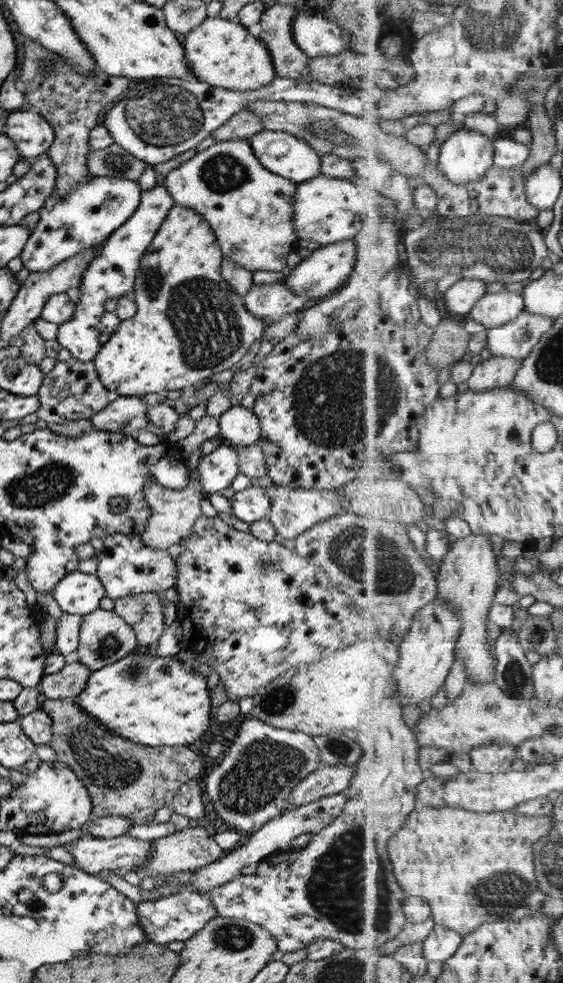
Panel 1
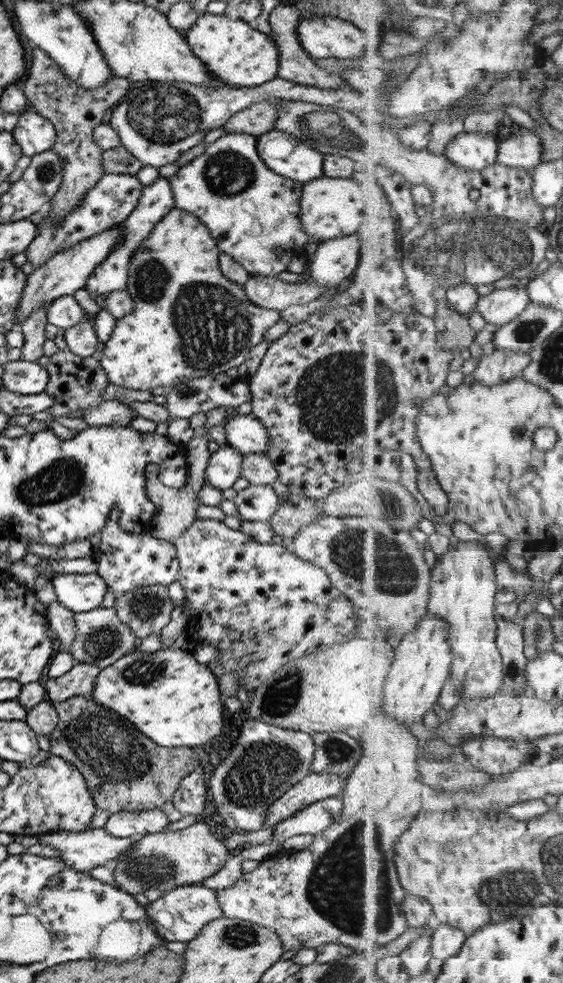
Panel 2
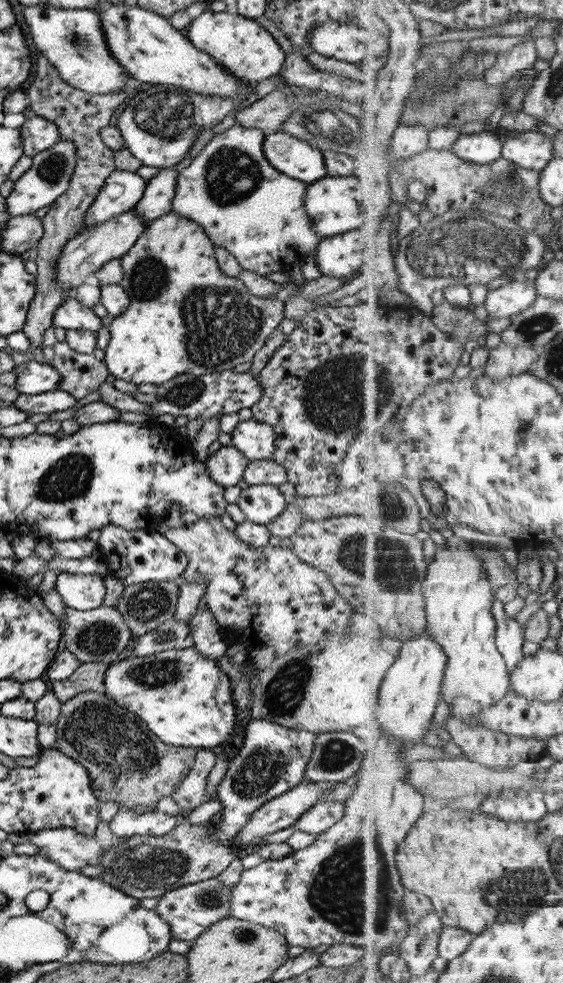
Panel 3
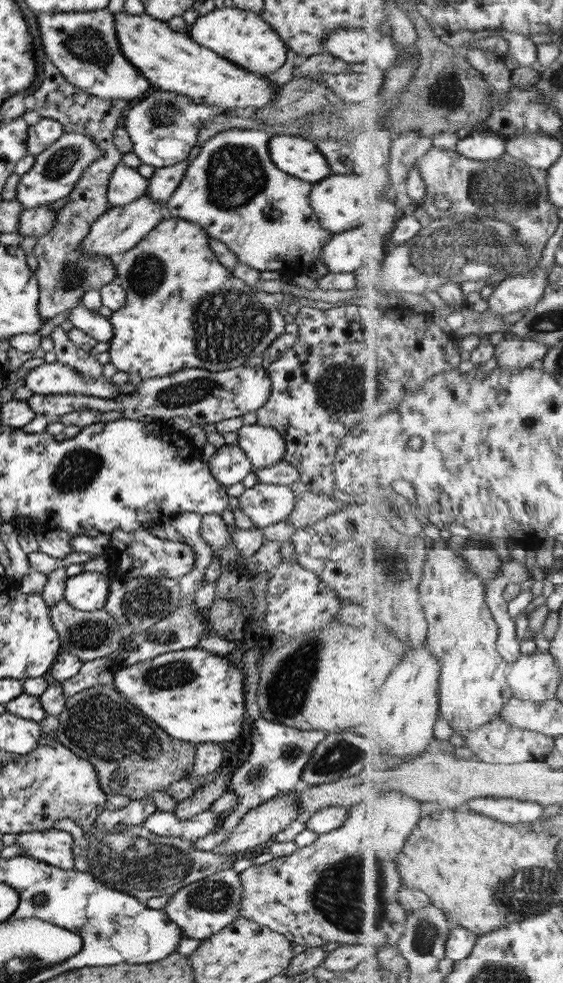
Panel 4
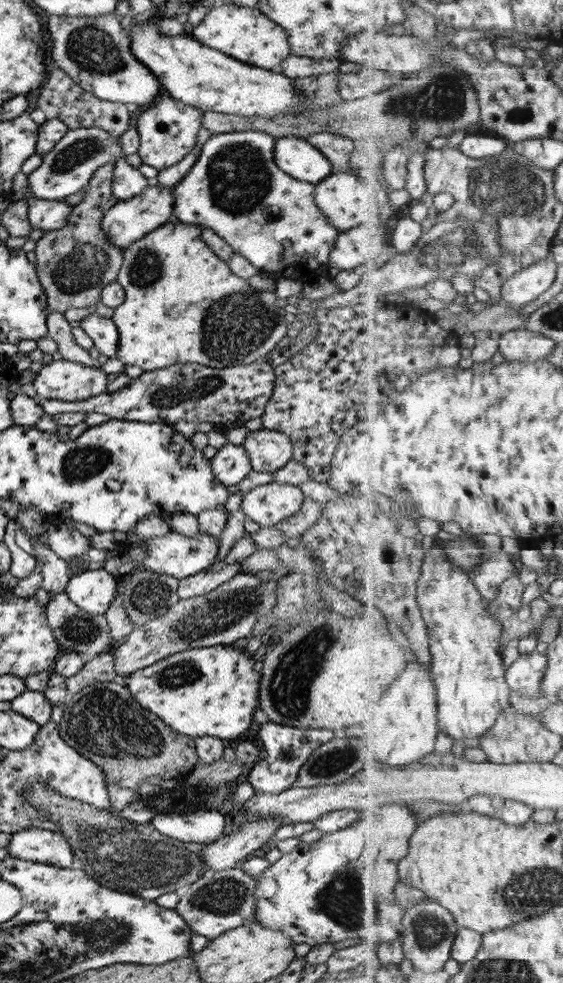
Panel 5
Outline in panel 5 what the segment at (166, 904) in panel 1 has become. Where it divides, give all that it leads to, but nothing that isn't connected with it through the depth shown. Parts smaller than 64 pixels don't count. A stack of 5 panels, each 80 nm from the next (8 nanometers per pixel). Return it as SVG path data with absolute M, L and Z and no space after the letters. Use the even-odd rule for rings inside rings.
M239 866L219 872L205 871L202 878L193 882L179 897L179 902L173 911L181 917L193 934L212 939L222 932L255 920L253 919L253 914L255 914L254 889L255 881L245 875Z

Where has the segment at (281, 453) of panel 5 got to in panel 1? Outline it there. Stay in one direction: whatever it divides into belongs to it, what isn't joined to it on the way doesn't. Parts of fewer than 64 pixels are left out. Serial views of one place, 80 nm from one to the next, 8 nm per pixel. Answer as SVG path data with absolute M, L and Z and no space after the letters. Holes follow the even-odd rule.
M231 405L218 418L220 438L234 448L257 446L259 421L252 412L240 405Z

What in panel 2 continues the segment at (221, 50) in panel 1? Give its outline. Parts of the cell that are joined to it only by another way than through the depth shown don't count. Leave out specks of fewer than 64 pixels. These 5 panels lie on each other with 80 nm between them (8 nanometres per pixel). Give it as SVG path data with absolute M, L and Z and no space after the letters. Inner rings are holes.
M206 12L201 13L197 21L183 37L191 52L204 64L208 73L216 80L223 82L229 87L254 87L276 77L278 54L270 37L252 30L247 23L241 20L229 20L223 15L213 15Z

